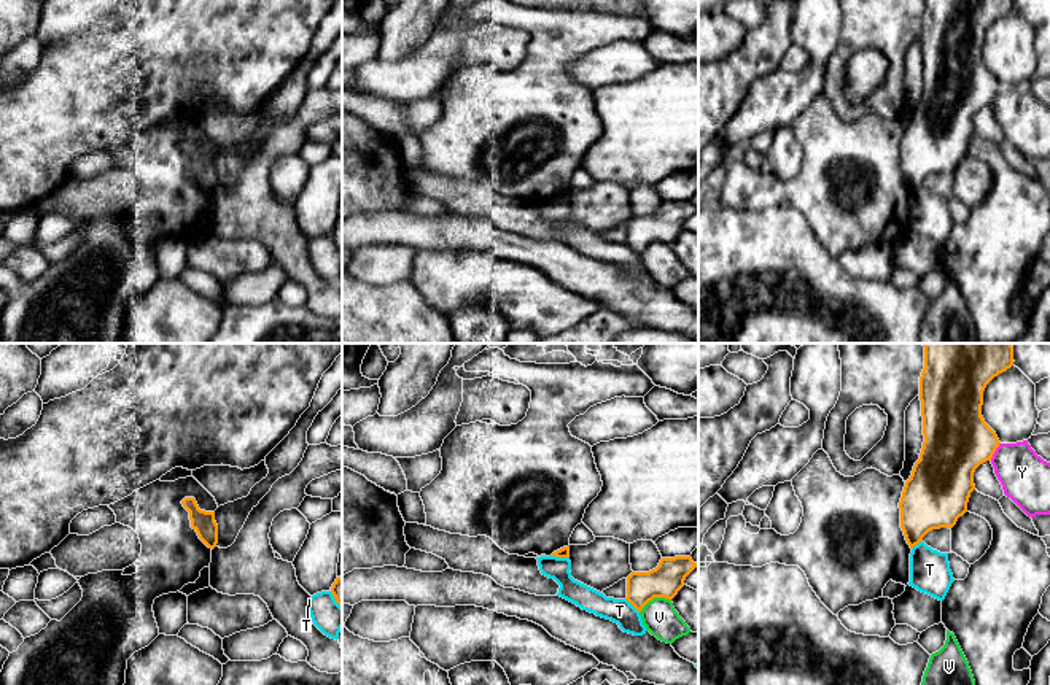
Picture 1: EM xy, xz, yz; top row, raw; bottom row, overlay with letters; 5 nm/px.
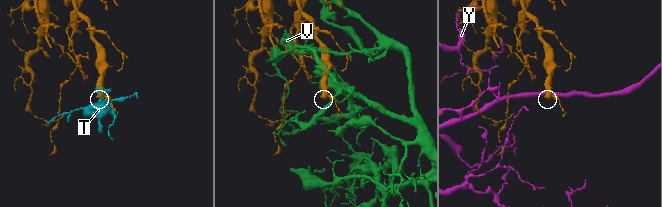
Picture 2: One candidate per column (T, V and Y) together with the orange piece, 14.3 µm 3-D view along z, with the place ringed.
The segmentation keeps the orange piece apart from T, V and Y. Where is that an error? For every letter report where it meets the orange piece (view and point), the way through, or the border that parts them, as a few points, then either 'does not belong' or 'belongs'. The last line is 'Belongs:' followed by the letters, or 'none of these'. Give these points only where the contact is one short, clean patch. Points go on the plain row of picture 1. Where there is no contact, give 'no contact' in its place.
T: xz (560, 201) | does not belong
V: xz (654, 240) | does not belong
Y: yz (995, 94) | along yz (999, 86), (990, 104) | does not belong
Belongs: none of these

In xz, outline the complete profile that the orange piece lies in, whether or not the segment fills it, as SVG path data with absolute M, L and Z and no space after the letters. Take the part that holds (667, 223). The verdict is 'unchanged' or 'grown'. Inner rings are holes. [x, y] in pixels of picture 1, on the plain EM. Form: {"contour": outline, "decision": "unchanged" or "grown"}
{"contour": "M690 200L662 202L649 216L627 221L627 245L641 256L654 242L673 243L684 230L686 221L697 211Z", "decision": "unchanged"}

